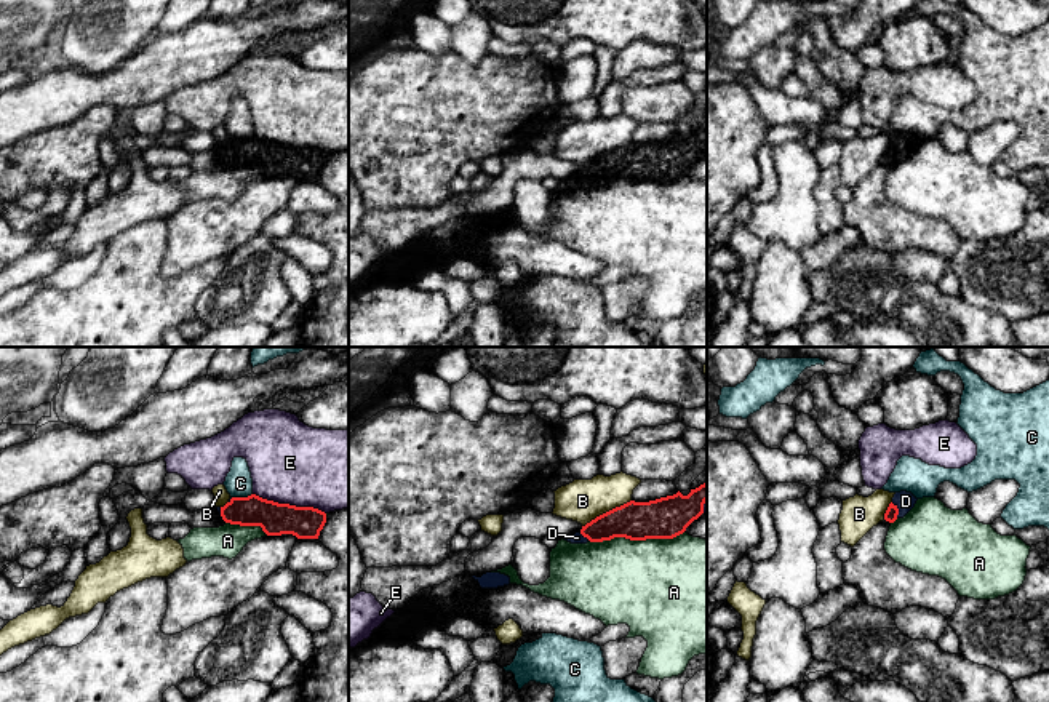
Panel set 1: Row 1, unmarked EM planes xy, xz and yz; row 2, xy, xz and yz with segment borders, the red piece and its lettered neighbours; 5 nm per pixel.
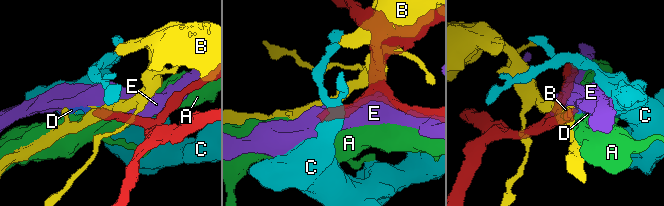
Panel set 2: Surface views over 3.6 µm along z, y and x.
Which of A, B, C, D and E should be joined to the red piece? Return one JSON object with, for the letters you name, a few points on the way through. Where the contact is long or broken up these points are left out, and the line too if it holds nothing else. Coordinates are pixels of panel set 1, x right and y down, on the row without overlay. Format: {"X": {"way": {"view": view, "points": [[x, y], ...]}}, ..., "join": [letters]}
{"D": {"way": {"view": "yz", "points": [[891, 155], [897, 152], [905, 143]]}}, "join": ["D"]}

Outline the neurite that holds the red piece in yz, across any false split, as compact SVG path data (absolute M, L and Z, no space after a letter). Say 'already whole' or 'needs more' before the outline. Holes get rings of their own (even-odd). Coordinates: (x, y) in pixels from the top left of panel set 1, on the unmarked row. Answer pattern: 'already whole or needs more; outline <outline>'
needs more; outline M895 134L884 155L884 162L894 165L897 160L903 160L915 149L916 142L918 141L911 134Z

